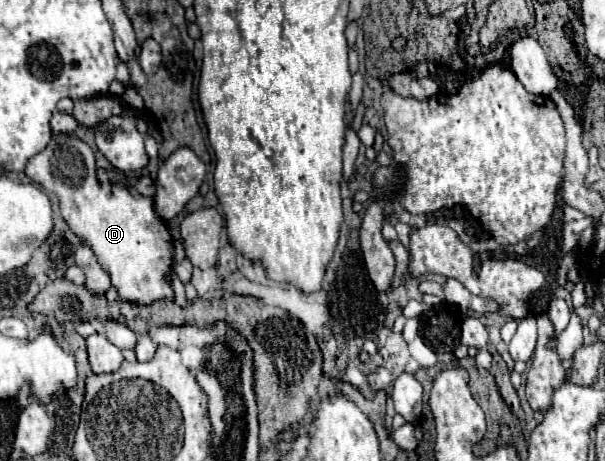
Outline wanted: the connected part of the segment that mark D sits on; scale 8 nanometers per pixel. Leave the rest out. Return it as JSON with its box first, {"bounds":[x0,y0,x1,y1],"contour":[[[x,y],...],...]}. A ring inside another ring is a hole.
{"bounds":[25,135,173,303],"contour":[[[53,135],[51,143],[35,157],[31,157],[25,165],[25,175],[39,183],[45,191],[53,191],[59,197],[61,203],[61,215],[69,223],[71,231],[87,243],[93,253],[97,255],[103,269],[111,275],[113,287],[119,291],[121,299],[133,301],[133,303],[153,303],[157,299],[173,299],[173,291],[167,283],[167,273],[173,261],[173,243],[171,235],[165,227],[165,223],[157,217],[153,199],[149,197],[133,197],[133,193],[121,185],[99,185],[97,173],[95,173],[95,155],[93,149],[75,135]]]}

